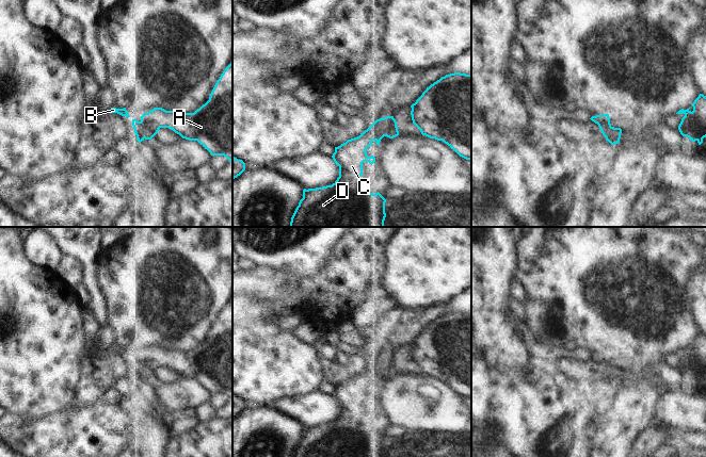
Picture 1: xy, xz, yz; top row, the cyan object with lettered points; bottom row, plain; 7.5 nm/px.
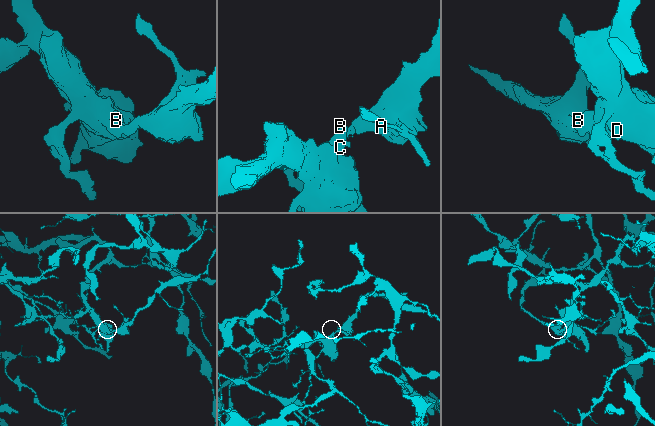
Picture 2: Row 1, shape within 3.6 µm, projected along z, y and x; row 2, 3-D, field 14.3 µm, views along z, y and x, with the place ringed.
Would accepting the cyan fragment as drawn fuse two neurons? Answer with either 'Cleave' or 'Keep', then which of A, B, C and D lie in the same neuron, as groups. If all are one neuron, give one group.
Keep. Groups: A B C D

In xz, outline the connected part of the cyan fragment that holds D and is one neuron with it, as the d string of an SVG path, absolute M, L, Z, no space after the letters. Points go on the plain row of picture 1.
M386 355L376 358L359 375L348 378L346 381L335 386L332 396L336 404L339 405L339 415L332 424L316 427L304 427L303 437L300 439L291 457L385 457L386 438L378 430L372 432L360 421L363 413L363 402L373 403L375 396L368 395L366 388L375 379L380 383L384 375L394 377L399 374L397 360L394 355Z

